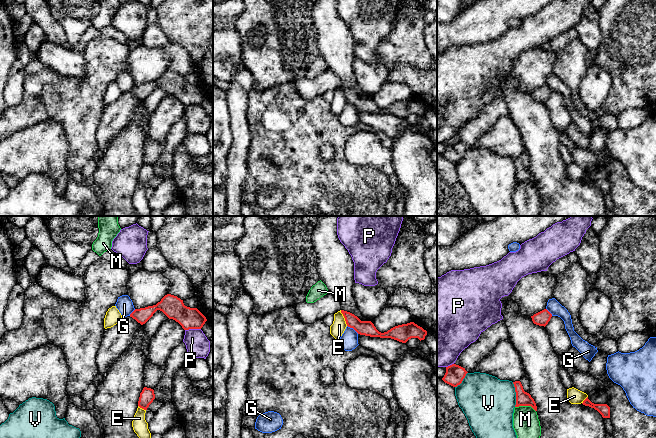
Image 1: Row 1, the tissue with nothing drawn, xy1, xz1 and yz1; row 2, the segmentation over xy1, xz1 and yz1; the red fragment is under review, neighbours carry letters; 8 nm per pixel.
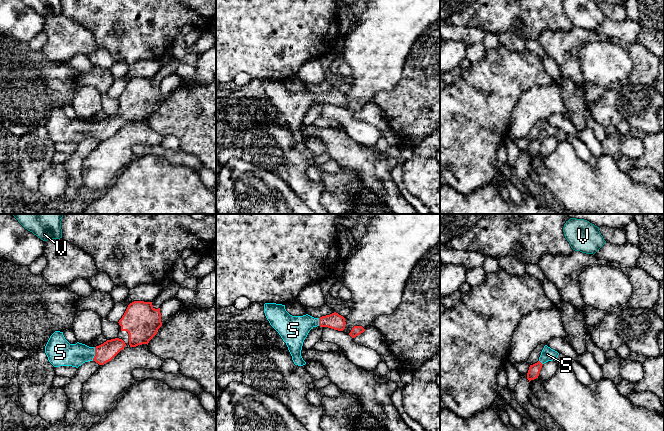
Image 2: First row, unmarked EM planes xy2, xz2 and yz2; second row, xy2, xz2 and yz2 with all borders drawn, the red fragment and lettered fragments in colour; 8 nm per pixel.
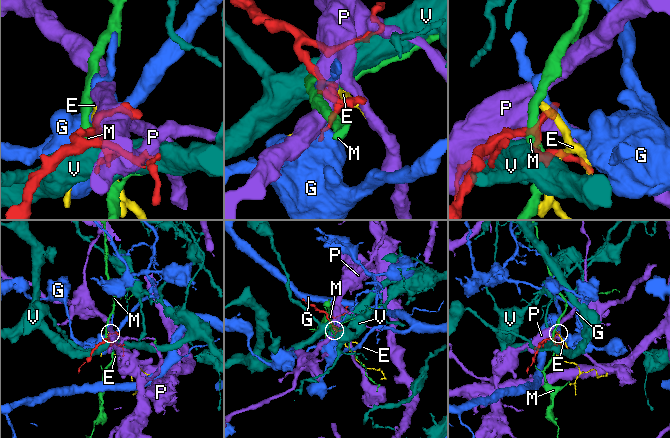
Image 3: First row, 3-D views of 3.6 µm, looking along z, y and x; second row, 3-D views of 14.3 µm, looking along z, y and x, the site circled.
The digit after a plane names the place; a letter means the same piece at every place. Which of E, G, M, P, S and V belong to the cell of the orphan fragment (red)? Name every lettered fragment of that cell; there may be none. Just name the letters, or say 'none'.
S

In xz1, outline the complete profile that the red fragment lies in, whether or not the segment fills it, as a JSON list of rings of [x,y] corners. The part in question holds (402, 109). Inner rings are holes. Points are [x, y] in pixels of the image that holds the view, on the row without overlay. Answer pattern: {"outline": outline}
{"outline": [[[341,86],[341,89],[345,94],[347,102],[353,104],[360,111],[391,114],[402,119],[406,119],[411,114],[418,114],[421,117],[427,111],[427,107],[414,98],[398,101],[387,108],[381,109],[371,97],[361,97],[354,90],[344,86]]]}

